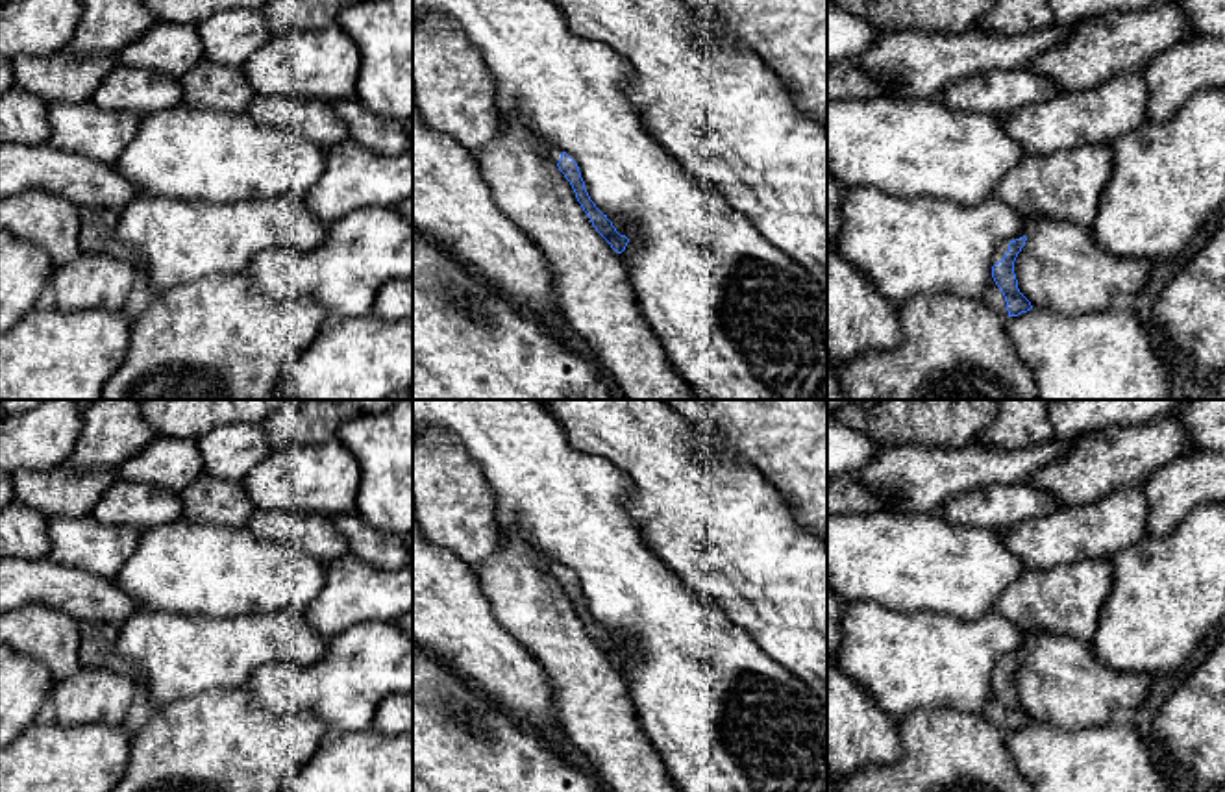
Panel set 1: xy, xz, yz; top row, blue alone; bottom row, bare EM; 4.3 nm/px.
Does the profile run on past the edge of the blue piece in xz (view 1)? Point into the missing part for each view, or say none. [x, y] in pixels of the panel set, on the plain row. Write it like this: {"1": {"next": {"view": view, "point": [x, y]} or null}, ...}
{"1": {"next": {"view": "xz", "point": [554, 569]}}}

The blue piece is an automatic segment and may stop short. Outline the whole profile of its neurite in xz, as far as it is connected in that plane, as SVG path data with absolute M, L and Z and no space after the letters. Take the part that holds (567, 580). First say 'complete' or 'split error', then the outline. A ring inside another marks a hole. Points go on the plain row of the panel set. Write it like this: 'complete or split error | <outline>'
split error | M546 561L544 568L551 577L559 581L559 585L570 596L577 616L581 618L583 625L590 633L596 646L611 659L614 666L622 668L629 653L625 650L620 650L612 637L607 633L607 629L603 629L590 614L577 577L566 566L561 566L559 563L553 561Z

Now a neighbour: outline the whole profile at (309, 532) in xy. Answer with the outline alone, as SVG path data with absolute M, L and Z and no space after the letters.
M255 509L246 527L261 540L294 546L326 564L350 551L333 518L316 513Z

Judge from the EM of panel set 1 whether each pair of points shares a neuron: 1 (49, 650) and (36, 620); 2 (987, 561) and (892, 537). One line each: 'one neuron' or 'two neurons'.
1: one neuron
2: one neuron

